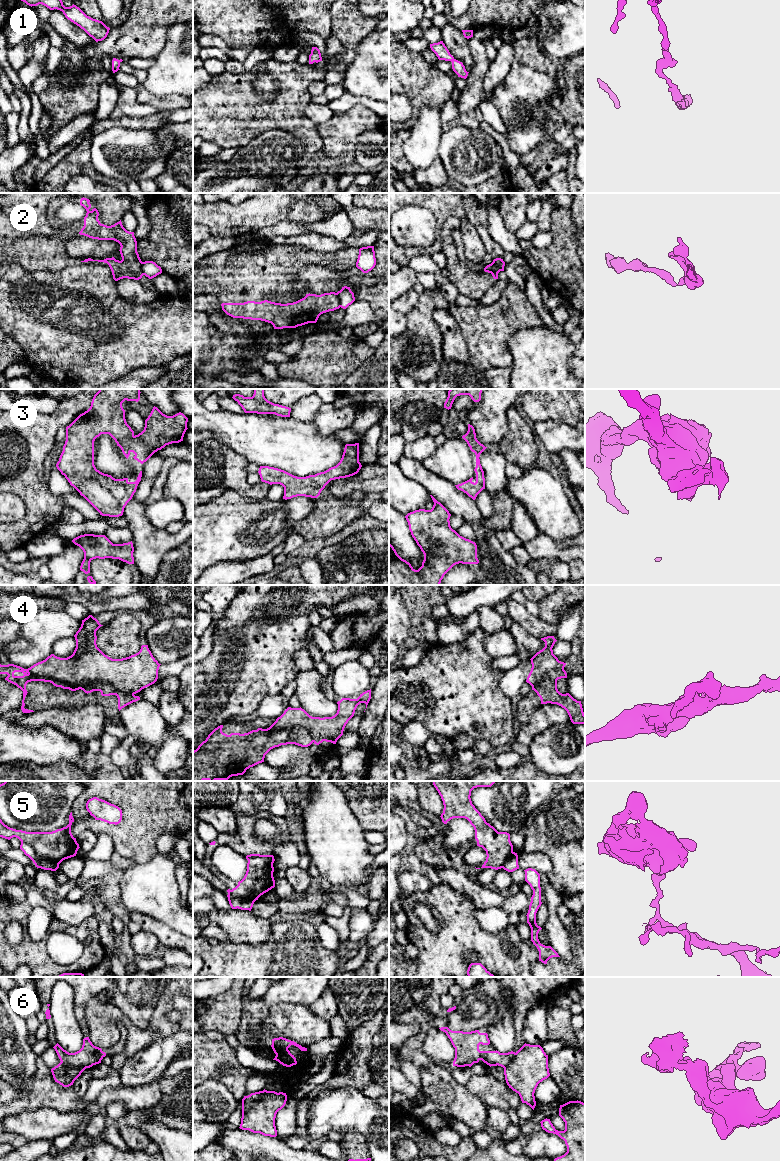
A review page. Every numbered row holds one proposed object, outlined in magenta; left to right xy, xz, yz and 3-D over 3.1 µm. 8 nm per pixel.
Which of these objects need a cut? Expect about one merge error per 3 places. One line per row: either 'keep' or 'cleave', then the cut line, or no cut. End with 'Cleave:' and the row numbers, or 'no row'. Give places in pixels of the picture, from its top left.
1: keep | no cut
2: cleave | xz (336, 293), (340, 306)
3: keep | no cut
4: cleave | xy (25, 669), (74, 685), (110, 683), (133, 695)
5: cleave | xy (21, 841), (27, 842), (39, 859), (51, 860), (58, 865)
6: cleave | xy (61, 1061), (68, 1065), (83, 1066), (85, 1068)
Cleave: 2, 4, 5, 6

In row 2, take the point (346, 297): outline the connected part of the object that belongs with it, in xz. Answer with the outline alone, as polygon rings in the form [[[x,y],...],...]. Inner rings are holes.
[[[344,286],[340,291],[337,292],[340,307],[346,309],[355,301],[354,293],[351,291],[350,287]]]

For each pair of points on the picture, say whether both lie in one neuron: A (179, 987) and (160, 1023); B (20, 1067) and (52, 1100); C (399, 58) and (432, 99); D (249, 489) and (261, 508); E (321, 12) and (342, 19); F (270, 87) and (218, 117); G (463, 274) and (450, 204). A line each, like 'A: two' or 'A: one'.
A: one
B: two
C: one
D: two
E: two
F: one
G: two

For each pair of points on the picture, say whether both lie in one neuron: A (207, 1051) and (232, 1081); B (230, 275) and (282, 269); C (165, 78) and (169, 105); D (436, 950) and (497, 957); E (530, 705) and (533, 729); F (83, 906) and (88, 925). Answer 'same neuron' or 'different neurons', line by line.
A: same neuron
B: same neuron
C: different neurons
D: same neuron
E: different neurons
F: different neurons

